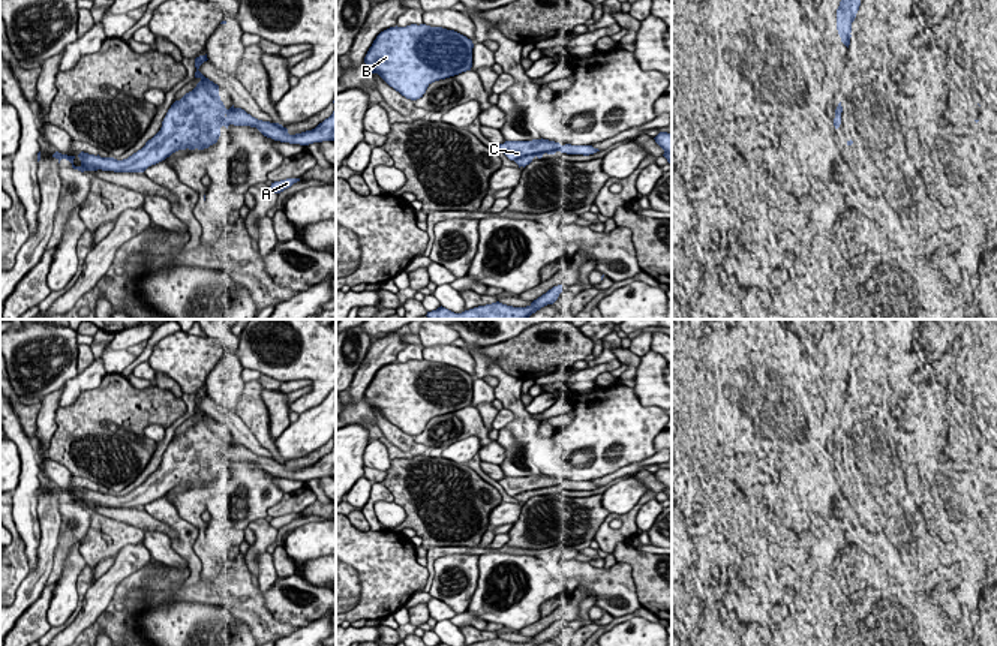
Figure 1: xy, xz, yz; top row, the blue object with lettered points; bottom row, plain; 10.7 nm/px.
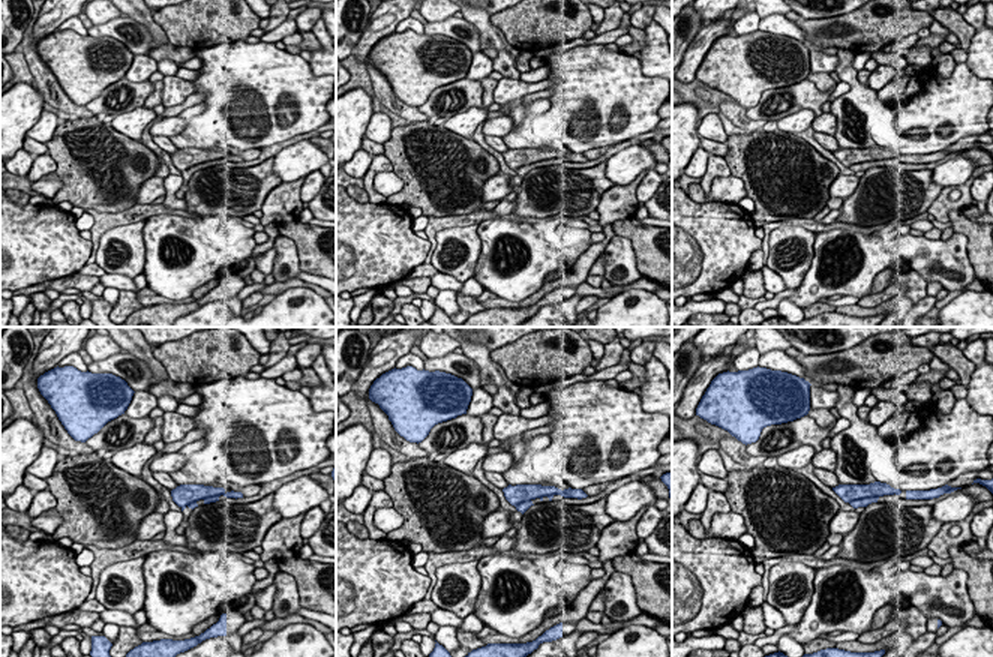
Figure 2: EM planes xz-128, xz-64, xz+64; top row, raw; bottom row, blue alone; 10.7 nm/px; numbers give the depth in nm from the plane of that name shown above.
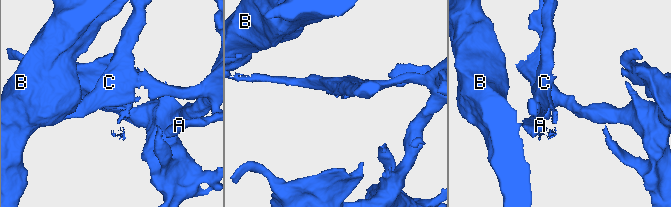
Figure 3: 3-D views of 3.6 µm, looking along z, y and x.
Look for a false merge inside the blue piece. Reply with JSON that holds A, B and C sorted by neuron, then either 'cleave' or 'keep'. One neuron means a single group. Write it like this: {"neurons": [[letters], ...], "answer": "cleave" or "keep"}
{"neurons": [["A", "B", "C"]], "answer": "keep"}

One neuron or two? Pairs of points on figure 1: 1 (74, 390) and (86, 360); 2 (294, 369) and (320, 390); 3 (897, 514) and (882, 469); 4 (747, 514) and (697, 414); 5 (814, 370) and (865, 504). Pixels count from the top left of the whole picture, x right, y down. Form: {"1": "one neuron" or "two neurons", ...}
{"1": "two neurons", "2": "one neuron", "3": "two neurons", "4": "one neuron", "5": "two neurons"}

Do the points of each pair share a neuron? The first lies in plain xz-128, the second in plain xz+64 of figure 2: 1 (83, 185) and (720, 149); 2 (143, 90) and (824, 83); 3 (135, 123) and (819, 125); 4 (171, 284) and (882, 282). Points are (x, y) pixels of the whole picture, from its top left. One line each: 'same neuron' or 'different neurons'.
1: different neurons
2: different neurons
3: different neurons
4: different neurons

